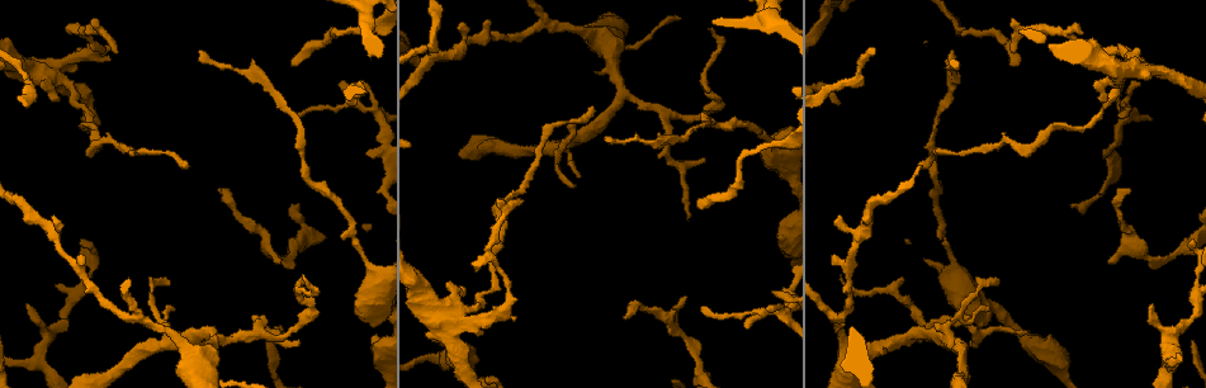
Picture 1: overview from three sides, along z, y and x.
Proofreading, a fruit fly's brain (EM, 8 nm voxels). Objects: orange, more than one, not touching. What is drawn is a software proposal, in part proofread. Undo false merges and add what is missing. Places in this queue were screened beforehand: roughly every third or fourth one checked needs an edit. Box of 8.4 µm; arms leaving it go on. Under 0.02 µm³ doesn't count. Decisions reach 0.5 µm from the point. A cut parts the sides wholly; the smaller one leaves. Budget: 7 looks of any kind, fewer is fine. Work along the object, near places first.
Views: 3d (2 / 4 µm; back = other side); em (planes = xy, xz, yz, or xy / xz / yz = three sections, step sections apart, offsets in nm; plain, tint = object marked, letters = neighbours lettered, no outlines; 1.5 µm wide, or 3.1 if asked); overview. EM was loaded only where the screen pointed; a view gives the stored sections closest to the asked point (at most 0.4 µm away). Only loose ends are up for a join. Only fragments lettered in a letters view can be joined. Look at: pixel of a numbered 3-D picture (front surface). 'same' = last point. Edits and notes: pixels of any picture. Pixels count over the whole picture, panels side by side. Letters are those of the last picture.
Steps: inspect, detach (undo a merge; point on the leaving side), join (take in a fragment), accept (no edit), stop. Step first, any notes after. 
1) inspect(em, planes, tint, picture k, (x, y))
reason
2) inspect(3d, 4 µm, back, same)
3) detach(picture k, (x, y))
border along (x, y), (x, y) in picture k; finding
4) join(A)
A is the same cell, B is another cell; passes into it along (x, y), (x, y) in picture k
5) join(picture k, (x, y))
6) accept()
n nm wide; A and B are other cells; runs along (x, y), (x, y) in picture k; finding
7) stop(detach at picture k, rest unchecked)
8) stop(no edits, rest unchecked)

inspect(em, yz, step 8, tint, picture 1, (184, 162))
long arm stops here

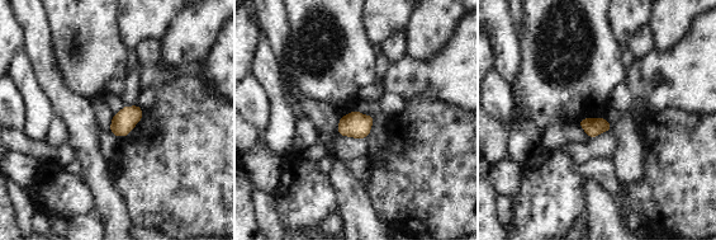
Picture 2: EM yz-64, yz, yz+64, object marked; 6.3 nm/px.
inspect(em, xz, step 4, letters, same)

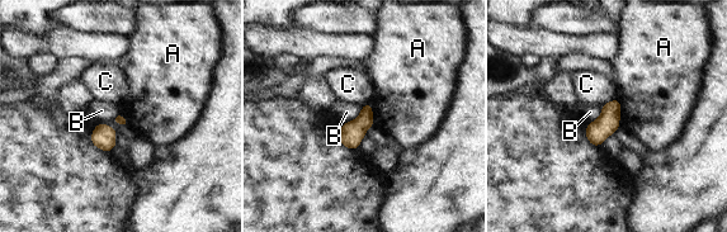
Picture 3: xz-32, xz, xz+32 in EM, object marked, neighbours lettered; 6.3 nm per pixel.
accept()
140 nm wide; A, B and C are other cells; border along (363, 105), (355, 118), (344, 123) in picture 3; none of them fits

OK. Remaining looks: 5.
inspect(em, planes, letters, picture 1, (55, 216))

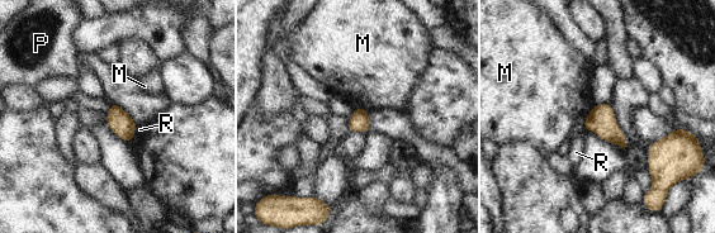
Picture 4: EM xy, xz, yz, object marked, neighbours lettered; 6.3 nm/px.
accept()
M touches over 130 nm; M, P and R are other cells; border along (593, 107), (583, 123) in picture 4; no lettered fragment goes on from it

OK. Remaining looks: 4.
inspect(3d, 4 µm, picture 1, (1122, 113))
an open end

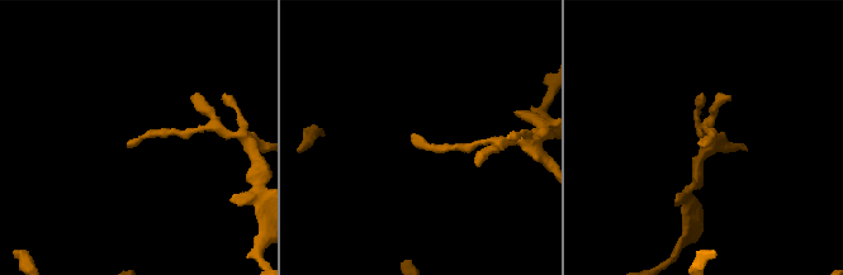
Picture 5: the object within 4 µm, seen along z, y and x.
inspect(em, xy, step 4, tint, picture 5, (702, 145))
now the EM

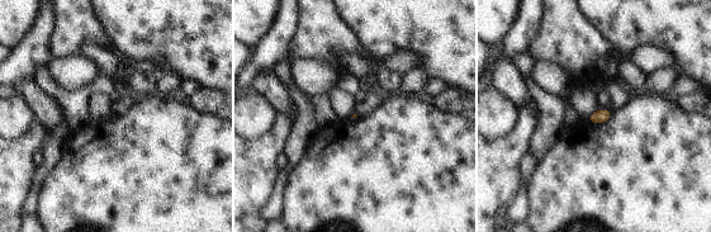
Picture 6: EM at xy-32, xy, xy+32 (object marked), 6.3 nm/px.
inspect(em, xy, step 4, letters, same)

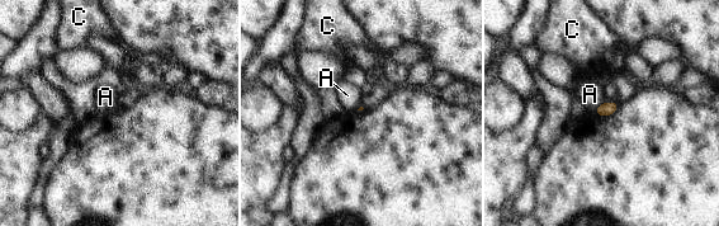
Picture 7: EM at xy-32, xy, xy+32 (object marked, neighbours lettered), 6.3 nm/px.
accept()
A and C are other cells; border along (602, 103), (594, 111) in picture 7; none of them fits

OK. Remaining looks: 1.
stop(no edits, rest unchecked)

